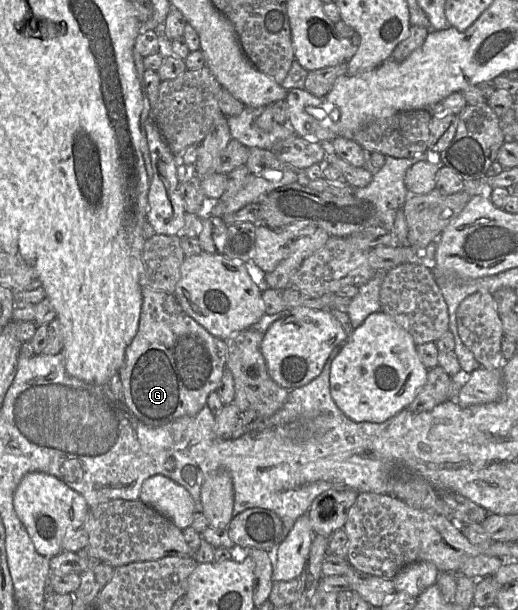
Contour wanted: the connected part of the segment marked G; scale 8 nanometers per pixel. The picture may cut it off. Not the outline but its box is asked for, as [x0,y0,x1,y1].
[118,287,227,427]

